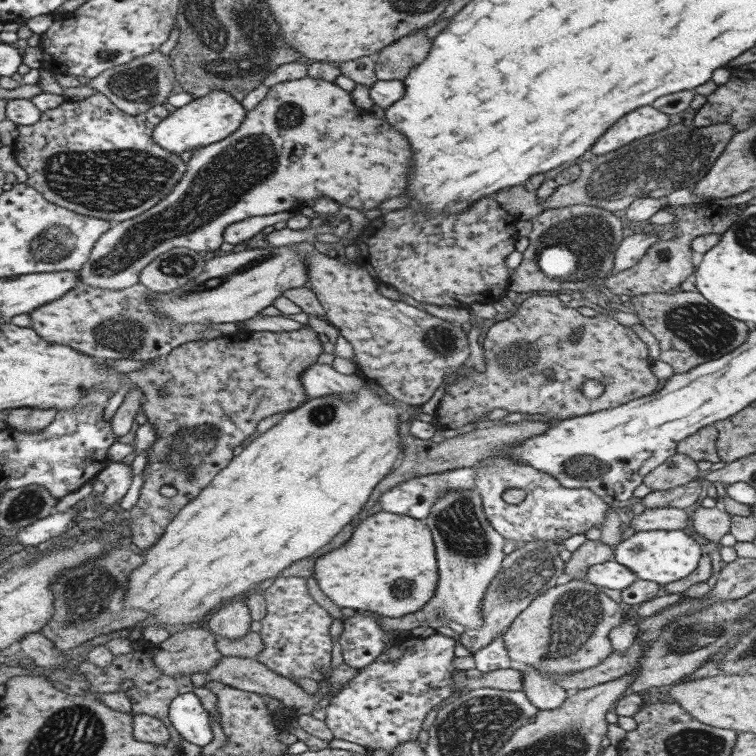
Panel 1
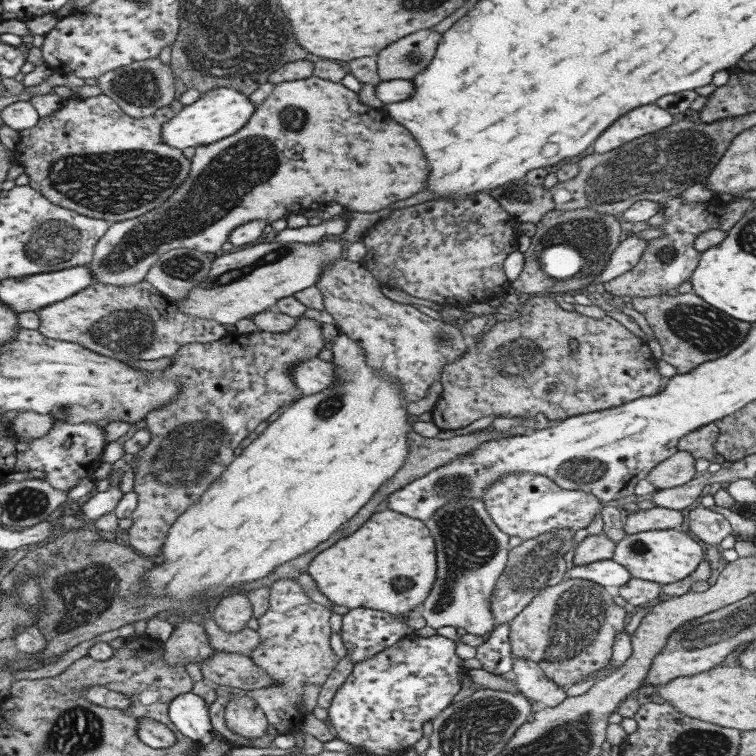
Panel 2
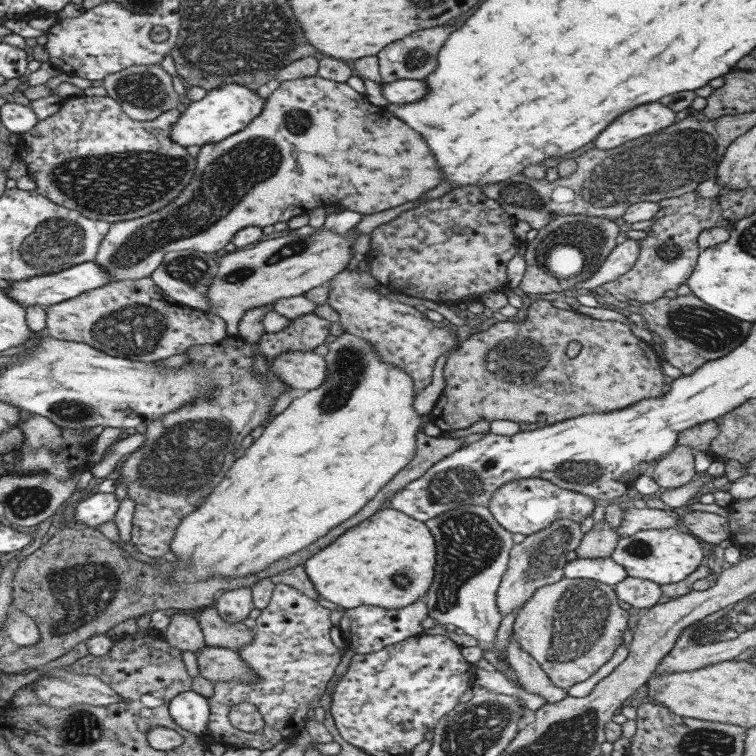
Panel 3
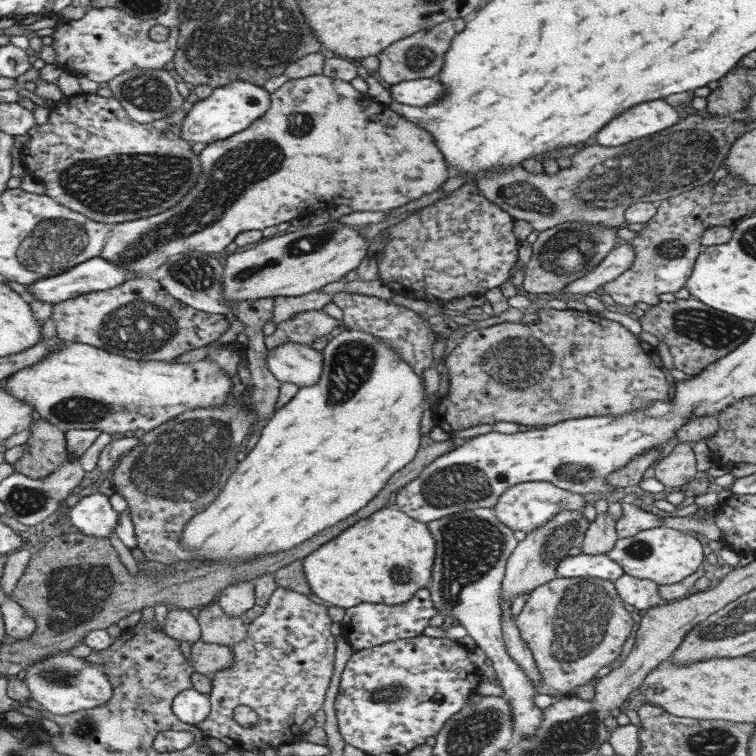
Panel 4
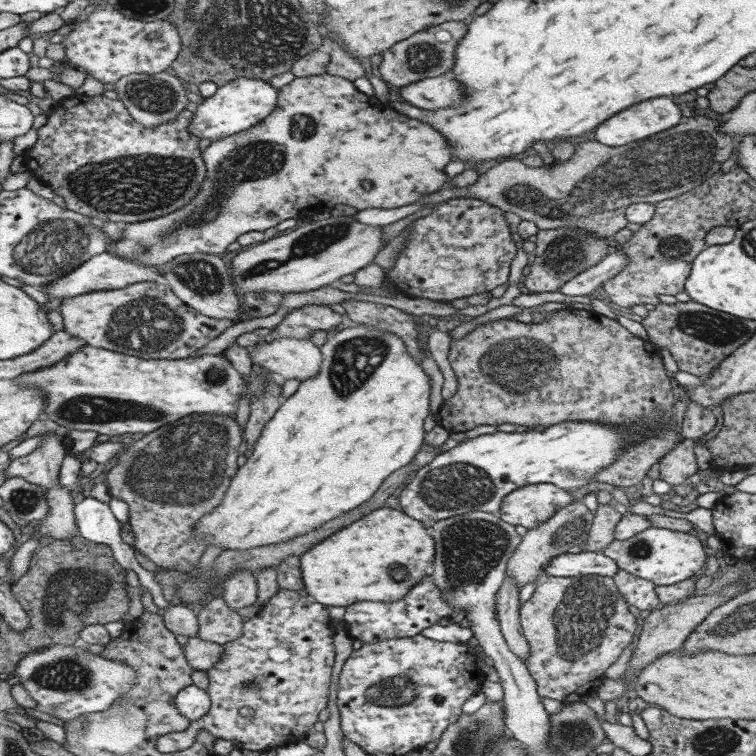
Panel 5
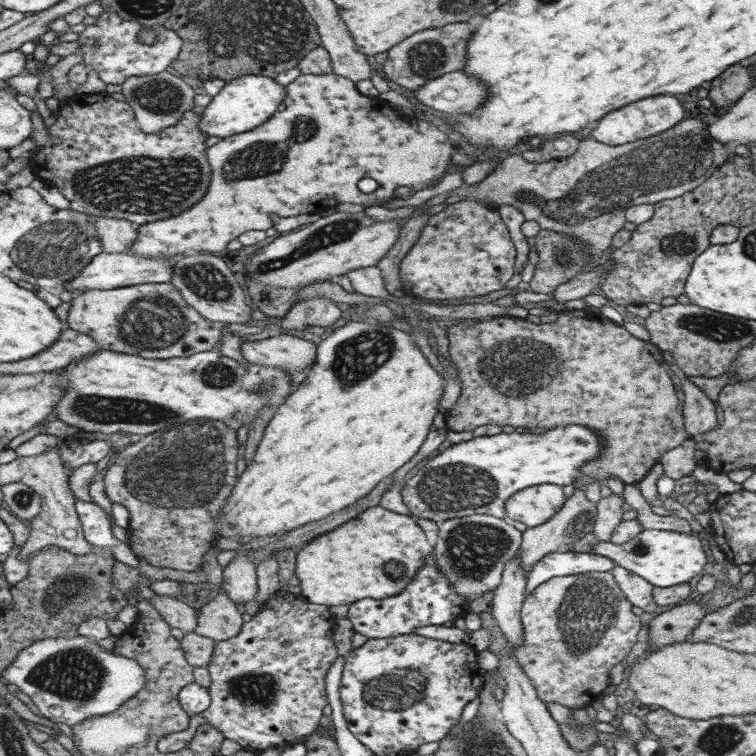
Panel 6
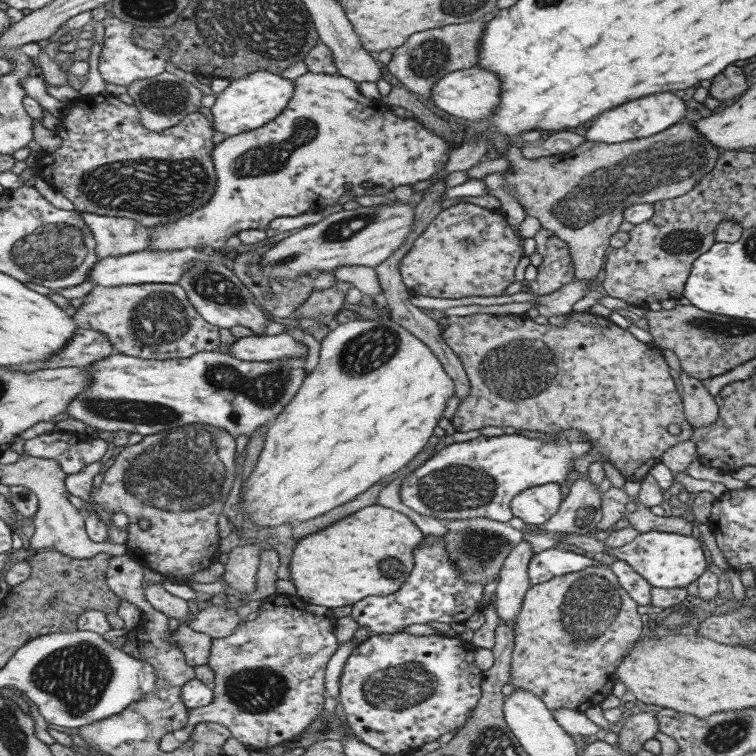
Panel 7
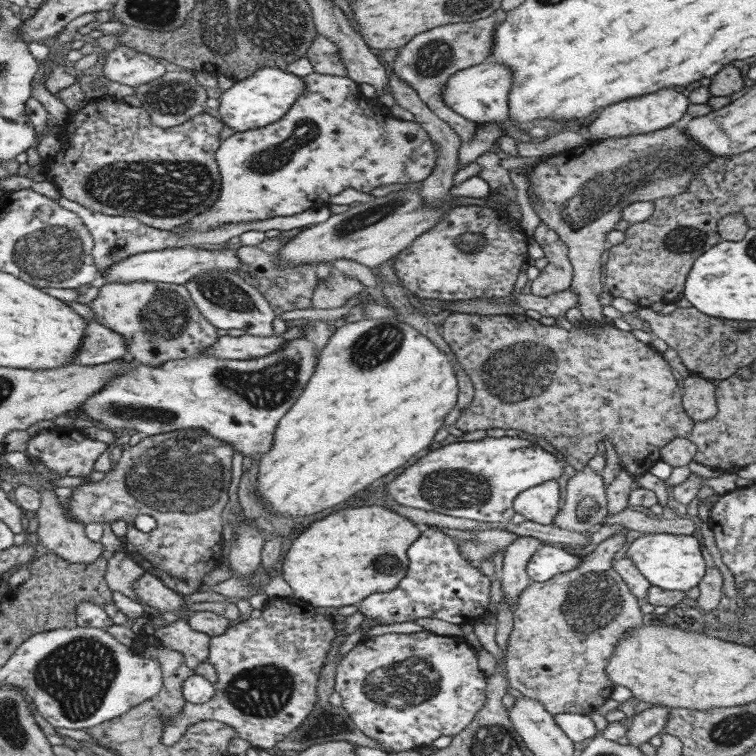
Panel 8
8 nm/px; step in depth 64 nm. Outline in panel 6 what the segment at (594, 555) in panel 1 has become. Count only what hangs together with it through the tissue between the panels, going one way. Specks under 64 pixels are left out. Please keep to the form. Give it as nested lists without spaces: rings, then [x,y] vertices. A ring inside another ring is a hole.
[[[613,493],[608,496],[600,497],[596,502],[597,518],[592,526],[591,541],[608,541],[613,529],[620,523],[623,510],[623,497]]]

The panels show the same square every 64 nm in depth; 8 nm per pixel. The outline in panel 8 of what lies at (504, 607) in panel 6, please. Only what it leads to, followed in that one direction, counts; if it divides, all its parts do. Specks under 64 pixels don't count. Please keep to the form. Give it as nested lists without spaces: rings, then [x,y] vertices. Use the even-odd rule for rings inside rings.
[[[517,536],[505,547],[499,578],[501,599],[507,605],[514,607],[517,595],[531,582],[525,573],[525,564],[541,544],[537,538]]]

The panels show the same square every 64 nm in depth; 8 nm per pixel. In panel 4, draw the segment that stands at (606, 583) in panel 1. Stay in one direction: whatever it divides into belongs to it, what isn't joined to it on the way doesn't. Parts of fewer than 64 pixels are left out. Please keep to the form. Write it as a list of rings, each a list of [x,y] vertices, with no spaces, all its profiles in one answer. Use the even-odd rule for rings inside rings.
[[[606,554],[567,555],[557,563],[557,578],[595,577],[613,582],[621,575],[621,567]]]

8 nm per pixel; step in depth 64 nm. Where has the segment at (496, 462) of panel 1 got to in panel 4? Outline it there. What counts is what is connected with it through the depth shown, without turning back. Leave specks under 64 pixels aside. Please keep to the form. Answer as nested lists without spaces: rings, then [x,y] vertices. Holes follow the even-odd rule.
[[[521,482],[509,486],[505,492],[502,492],[492,510],[495,517],[512,531],[522,530],[530,533],[553,518],[555,514],[565,510],[581,511],[586,503],[581,495],[557,488],[550,482]]]

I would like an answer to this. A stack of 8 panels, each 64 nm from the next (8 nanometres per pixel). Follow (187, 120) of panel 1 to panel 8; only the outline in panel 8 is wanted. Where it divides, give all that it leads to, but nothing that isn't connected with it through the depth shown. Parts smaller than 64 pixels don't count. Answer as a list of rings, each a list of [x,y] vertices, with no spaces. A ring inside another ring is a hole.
[[[263,67],[249,74],[247,78],[234,80],[234,83],[224,90],[219,98],[217,116],[233,131],[251,130],[267,126],[279,120],[293,102],[303,94],[305,83],[300,76],[295,76],[286,69]]]

